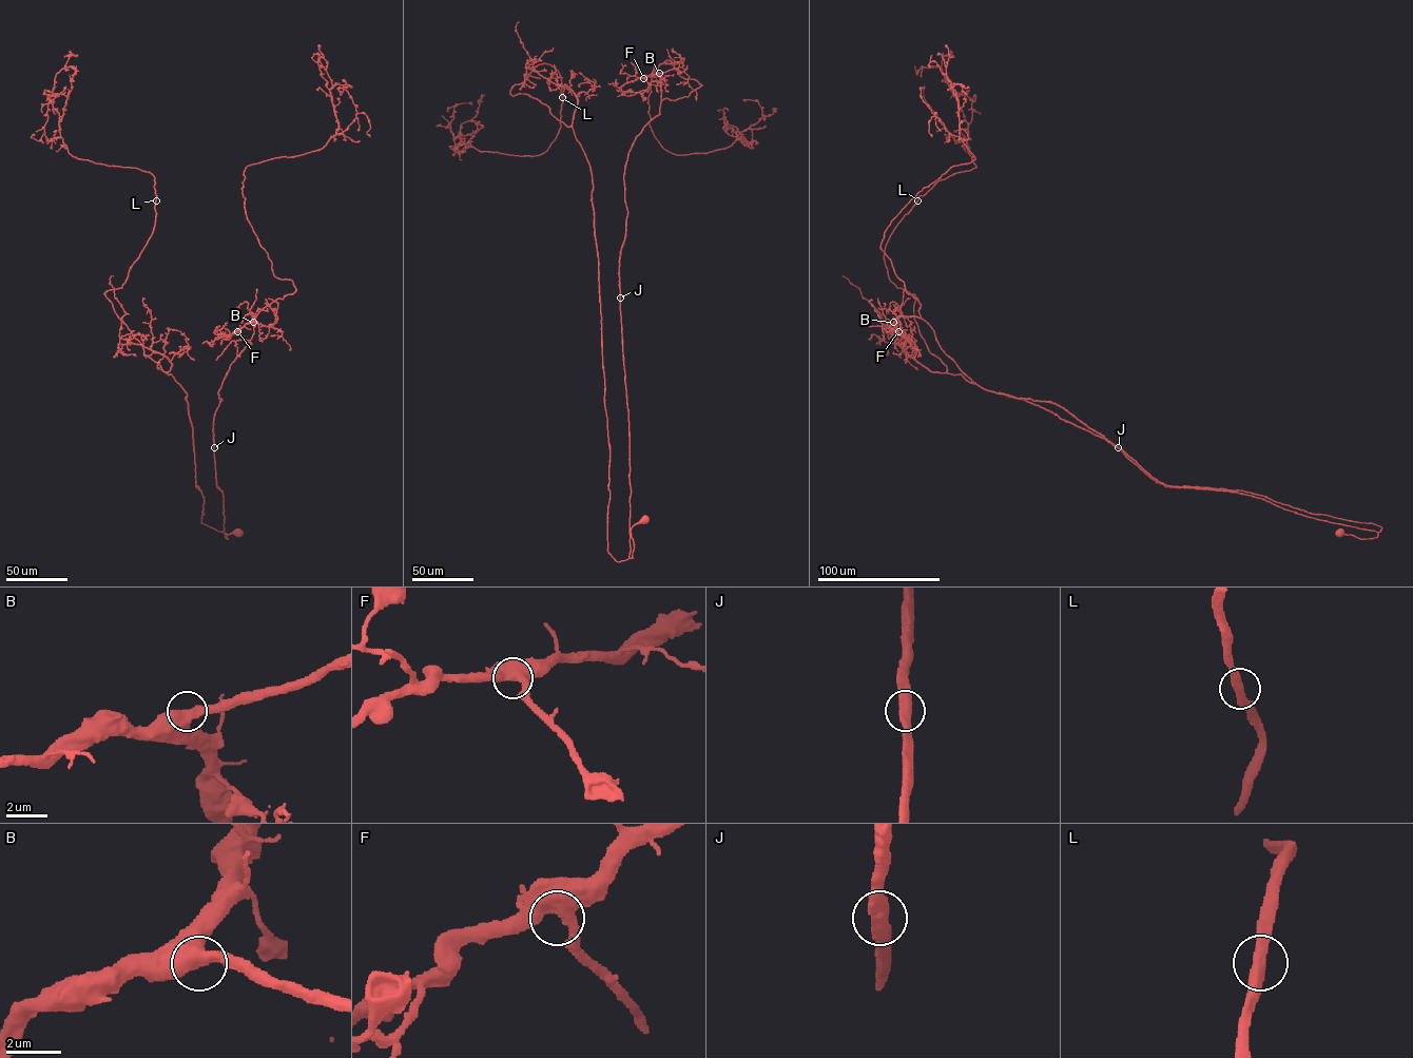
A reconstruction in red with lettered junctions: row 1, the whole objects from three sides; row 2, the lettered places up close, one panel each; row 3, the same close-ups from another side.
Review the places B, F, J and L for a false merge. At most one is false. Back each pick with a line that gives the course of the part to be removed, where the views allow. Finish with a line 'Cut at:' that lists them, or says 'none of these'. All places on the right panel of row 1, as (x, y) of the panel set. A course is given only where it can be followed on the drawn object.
Cut at: none of these

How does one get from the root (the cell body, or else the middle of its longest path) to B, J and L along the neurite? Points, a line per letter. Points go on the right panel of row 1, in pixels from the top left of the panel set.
B: (1339, 534), (1378, 533), (1236, 493), (1163, 484), (1062, 407), (982, 388), (922, 319), (893, 322)
J: (1339, 534), (1371, 539), (1378, 533), (1318, 520), (1236, 493), (1168, 486), (1153, 478), (1118, 447)
L: (1339, 534), (1381, 527), (1240, 491), (1165, 486), (1105, 439), (948, 373), (884, 258), (917, 200)

